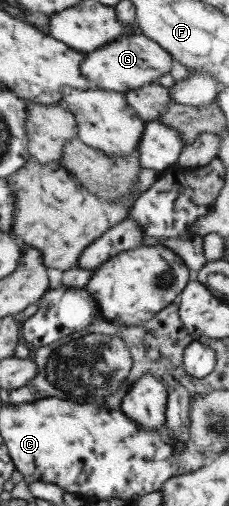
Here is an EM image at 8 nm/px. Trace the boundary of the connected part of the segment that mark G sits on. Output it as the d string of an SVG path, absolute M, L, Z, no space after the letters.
M136 32L87 52L81 60L80 71L91 87L123 94L127 90L151 84L157 81L157 77L169 73L171 58L160 45Z

